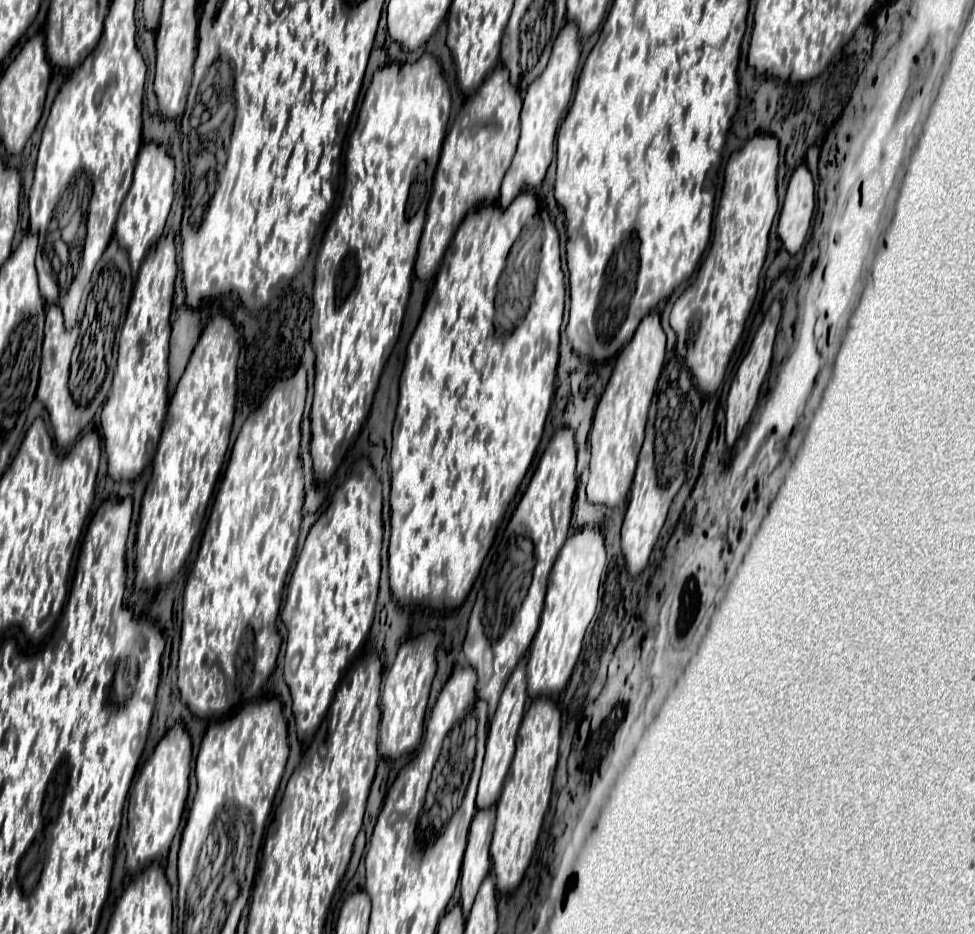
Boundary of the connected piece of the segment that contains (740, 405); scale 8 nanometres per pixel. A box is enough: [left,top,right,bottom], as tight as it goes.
[727,317,777,449]

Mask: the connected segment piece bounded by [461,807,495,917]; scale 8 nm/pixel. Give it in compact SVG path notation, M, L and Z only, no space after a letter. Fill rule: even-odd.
M489 807L487 811L477 811L475 823L471 823L471 835L461 871L461 905L465 917L469 915L475 895L491 869L489 845L491 845L493 825L495 825L495 807Z

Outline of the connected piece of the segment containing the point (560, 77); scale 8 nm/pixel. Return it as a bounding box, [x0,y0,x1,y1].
[499,23,581,209]

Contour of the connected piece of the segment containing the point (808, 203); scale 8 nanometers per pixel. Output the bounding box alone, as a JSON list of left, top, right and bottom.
[779,165,815,255]

